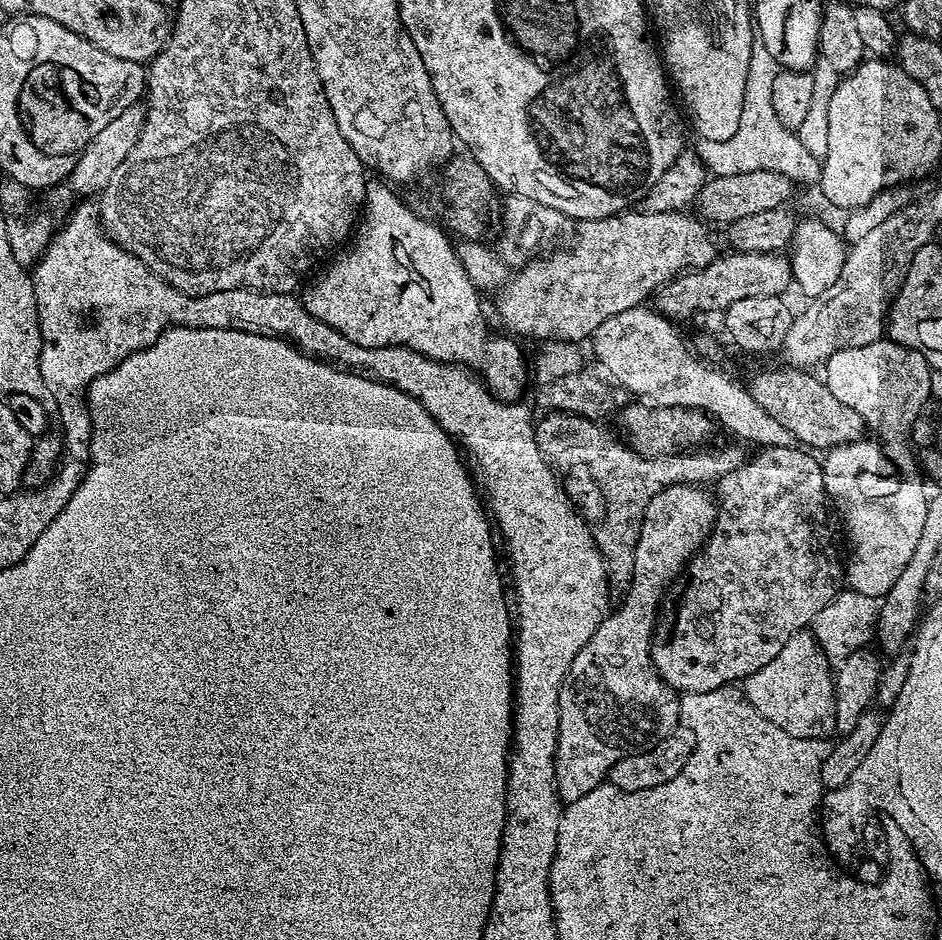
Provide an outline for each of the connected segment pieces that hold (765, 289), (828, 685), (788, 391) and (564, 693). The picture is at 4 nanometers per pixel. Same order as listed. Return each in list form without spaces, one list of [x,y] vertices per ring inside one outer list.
[[[729,251],[729,256],[724,254],[717,255],[716,259],[711,260],[706,266],[695,270],[685,270],[673,280],[667,280],[661,288],[656,289],[654,293],[654,308],[672,322],[684,320],[687,316],[696,316],[699,312],[716,312],[723,314],[734,302],[742,298],[754,298],[755,296],[779,297],[779,292],[784,292],[793,283],[792,262],[787,255],[780,252],[738,252]]]
[[[805,630],[793,634],[790,642],[786,642],[786,646],[782,646],[781,652],[771,662],[766,662],[766,666],[762,666],[762,670],[758,670],[743,681],[742,691],[754,706],[754,710],[758,710],[758,714],[762,714],[762,718],[774,722],[774,726],[782,726],[782,730],[786,730],[798,738],[814,738],[815,736],[828,738],[836,732],[833,677],[833,669],[830,667],[826,654],[820,648],[819,639],[813,636],[811,631]]]
[[[795,366],[783,367],[764,368],[754,373],[746,387],[754,402],[762,406],[779,425],[790,430],[796,442],[812,450],[827,450],[865,439],[866,425],[862,414],[846,406],[846,402],[834,398],[819,375],[811,376],[811,371]]]
[[[681,482],[671,484],[666,490],[662,490],[658,494],[654,494],[654,498],[650,502],[650,506],[646,506],[646,514],[642,522],[642,530],[638,534],[638,546],[634,550],[634,570],[632,571],[632,580],[628,584],[628,588],[622,594],[620,605],[613,607],[611,611],[604,617],[604,621],[596,628],[595,634],[590,638],[590,642],[586,642],[586,646],[582,646],[582,650],[578,650],[578,658],[574,658],[574,662],[570,666],[570,670],[566,674],[566,678],[560,687],[558,694],[558,746],[556,747],[556,793],[560,796],[561,801],[565,805],[578,802],[578,798],[586,798],[586,794],[593,792],[599,784],[605,783],[608,780],[608,771],[613,768],[620,760],[624,760],[627,756],[635,756],[638,752],[646,752],[654,747],[658,742],[662,742],[667,738],[675,728],[681,727],[680,722],[680,696],[675,688],[670,687],[659,673],[654,669],[651,649],[654,641],[652,641],[652,630],[656,622],[656,610],[660,602],[660,598],[664,594],[668,583],[679,572],[680,567],[687,565],[697,553],[700,552],[702,545],[707,540],[708,535],[712,533],[712,527],[716,521],[716,506],[717,503],[711,495],[708,496],[700,488],[695,488],[692,482]]]

